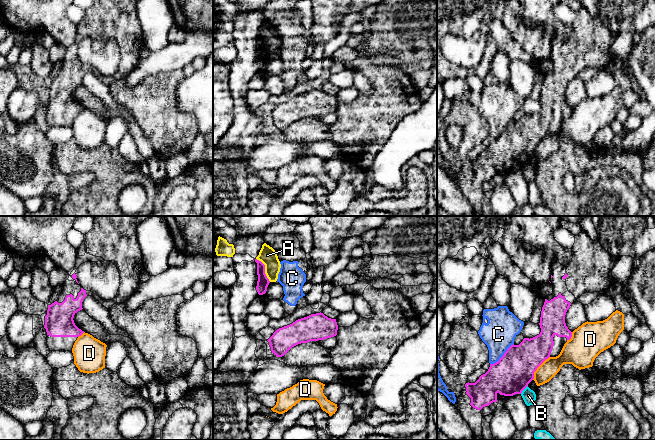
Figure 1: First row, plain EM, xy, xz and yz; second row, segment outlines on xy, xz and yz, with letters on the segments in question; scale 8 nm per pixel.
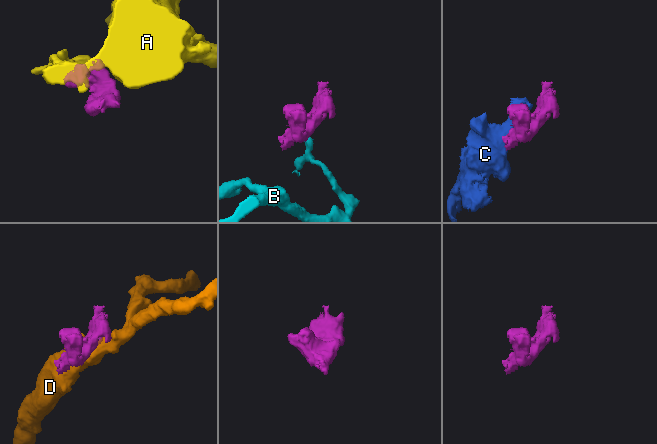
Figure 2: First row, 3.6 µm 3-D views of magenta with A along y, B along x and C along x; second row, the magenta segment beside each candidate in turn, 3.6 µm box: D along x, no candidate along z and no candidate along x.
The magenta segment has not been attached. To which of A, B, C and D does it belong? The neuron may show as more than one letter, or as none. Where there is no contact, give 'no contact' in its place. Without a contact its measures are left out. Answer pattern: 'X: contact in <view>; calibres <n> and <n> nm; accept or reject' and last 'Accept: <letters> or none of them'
A: contact in xz; calibres 90 and 140 nm; reject
B: contact in yz; calibres 300 and 110 nm; reject
C: contact in yz; calibres 300 and 260 nm; reject
D: contact in yz; calibres 300 and 150 nm; reject
Accept: none of them

